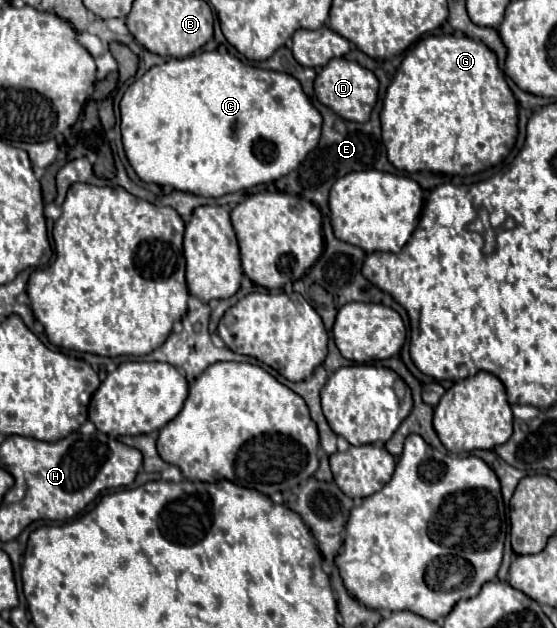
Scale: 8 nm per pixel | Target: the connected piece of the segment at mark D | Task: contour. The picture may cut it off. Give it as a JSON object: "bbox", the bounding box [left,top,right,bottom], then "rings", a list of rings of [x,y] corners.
{"bbox":[315,59,379,123],"rings":[[[331,59],[317,75],[315,79],[315,95],[317,99],[333,109],[339,117],[347,121],[359,121],[365,123],[369,121],[369,115],[377,103],[377,91],[379,91],[379,81],[373,71],[357,65],[355,61],[347,59]]]}

